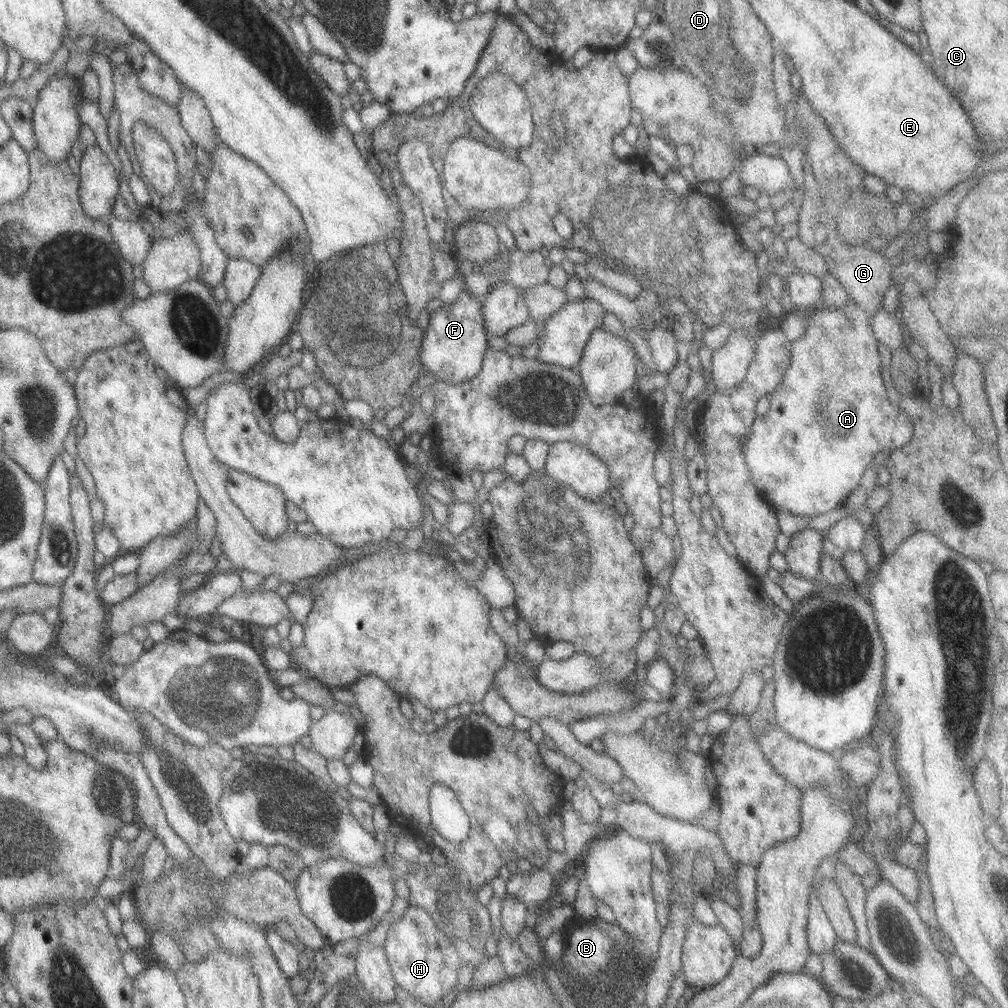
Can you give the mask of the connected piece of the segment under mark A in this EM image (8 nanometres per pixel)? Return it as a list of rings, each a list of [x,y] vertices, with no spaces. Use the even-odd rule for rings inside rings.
[[[848,303],[844,308],[826,308],[809,312],[810,316],[806,316],[805,320],[807,328],[797,340],[791,341],[790,361],[789,366],[783,371],[782,377],[773,390],[767,397],[769,399],[769,409],[763,416],[756,416],[751,424],[749,434],[744,440],[743,444],[743,459],[745,465],[749,469],[750,483],[758,490],[764,497],[764,500],[775,510],[781,512],[788,512],[793,516],[800,516],[801,518],[811,518],[816,515],[823,515],[829,510],[838,508],[846,496],[853,490],[858,490],[858,482],[862,478],[863,473],[871,465],[871,460],[877,452],[889,448],[890,450],[899,449],[909,442],[913,427],[911,427],[911,419],[909,416],[899,409],[899,406],[891,406],[889,403],[885,387],[883,387],[883,380],[881,379],[881,364],[878,355],[876,338],[871,334],[871,327],[869,326],[869,316],[862,310],[856,307],[856,304],[850,305]],[[805,434],[813,434],[817,436],[813,442],[805,442]]]

